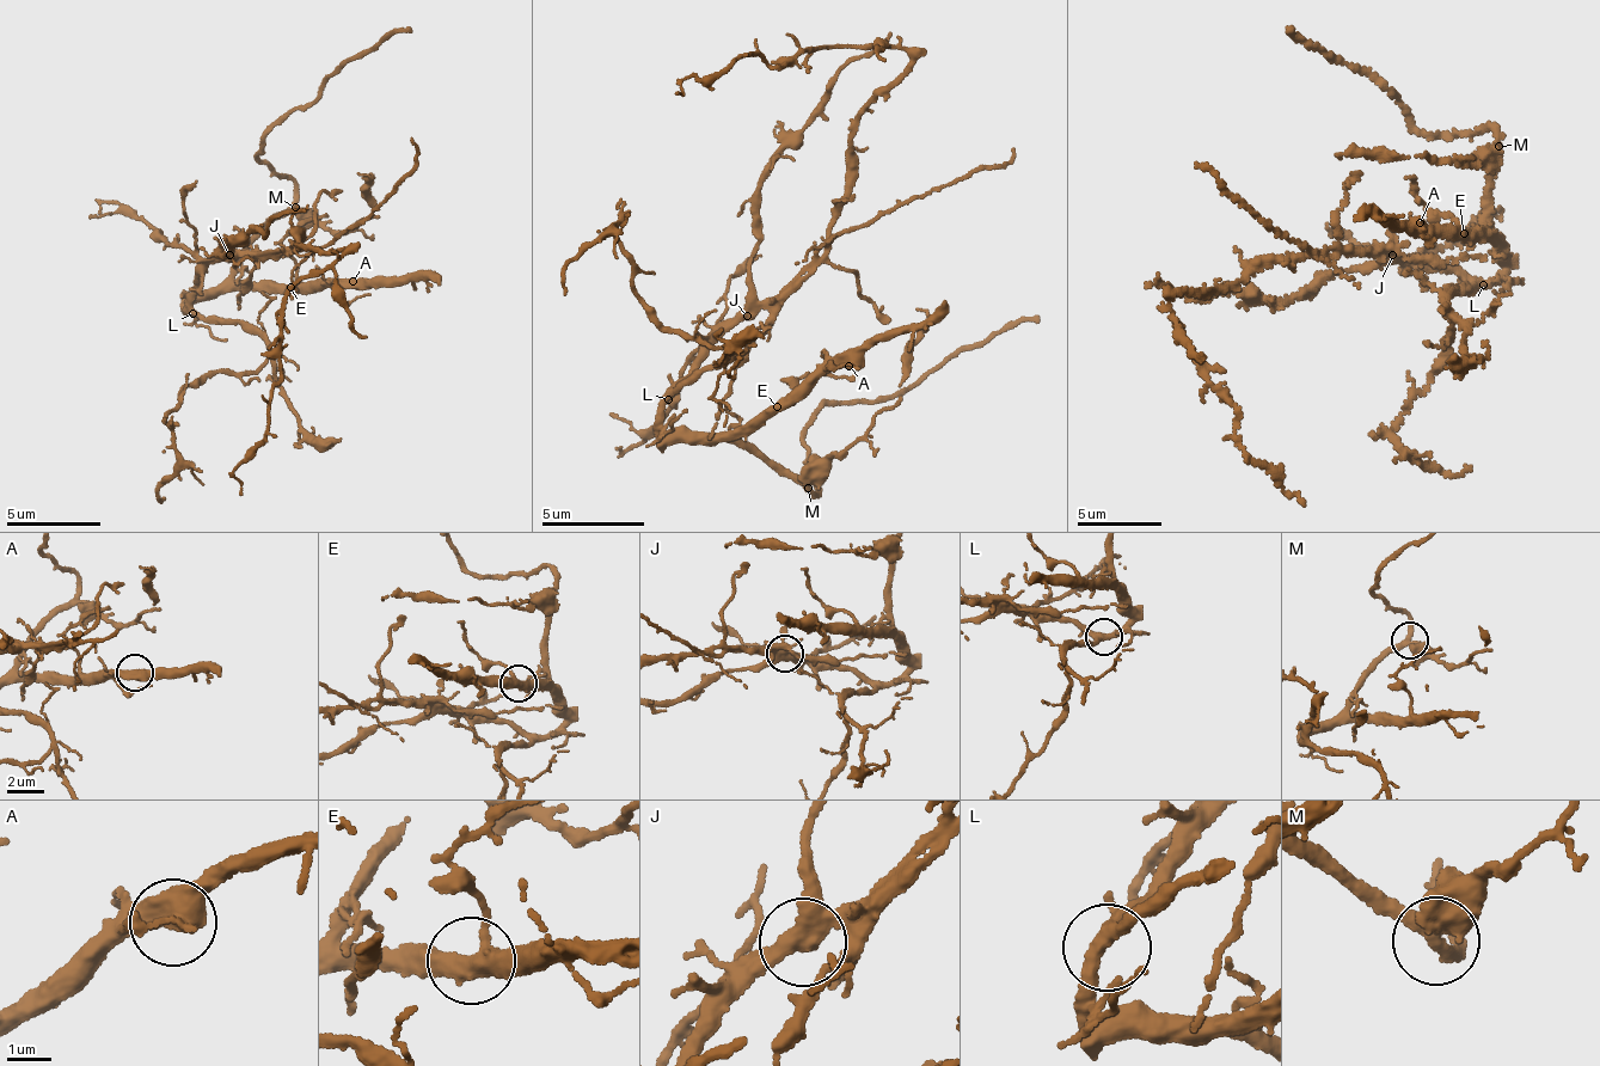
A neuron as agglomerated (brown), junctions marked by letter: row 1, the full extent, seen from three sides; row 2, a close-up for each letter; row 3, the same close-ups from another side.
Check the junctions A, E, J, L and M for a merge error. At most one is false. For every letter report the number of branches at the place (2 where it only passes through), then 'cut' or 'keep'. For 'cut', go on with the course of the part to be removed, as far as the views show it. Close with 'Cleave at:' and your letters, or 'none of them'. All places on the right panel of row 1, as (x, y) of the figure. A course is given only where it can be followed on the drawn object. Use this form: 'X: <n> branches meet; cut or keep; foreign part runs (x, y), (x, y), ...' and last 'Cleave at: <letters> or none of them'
A: 3 branches meet; keep
E: 3 branches meet; keep
J: 3 branches meet; cut; foreign part runs (1393, 255), (1377, 246), (1331, 249), (1172, 299), (1207, 384), (1236, 409), (1244, 452), (1304, 506)
L: 3 branches meet; keep
M: 3 branches meet; keep
Cleave at: J

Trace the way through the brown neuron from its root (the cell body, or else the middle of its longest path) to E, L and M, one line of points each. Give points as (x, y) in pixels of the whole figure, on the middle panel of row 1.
E: (743, 322), (729, 324), (700, 371), (675, 387), (660, 422), (668, 430), (715, 432), (764, 424), (777, 406)
L: (743, 322), (729, 324), (715, 339), (715, 349), (700, 371), (675, 387), (668, 399)
M: (743, 322), (729, 324), (700, 371), (675, 387), (660, 422), (668, 430), (696, 430), (761, 452), (808, 488)

